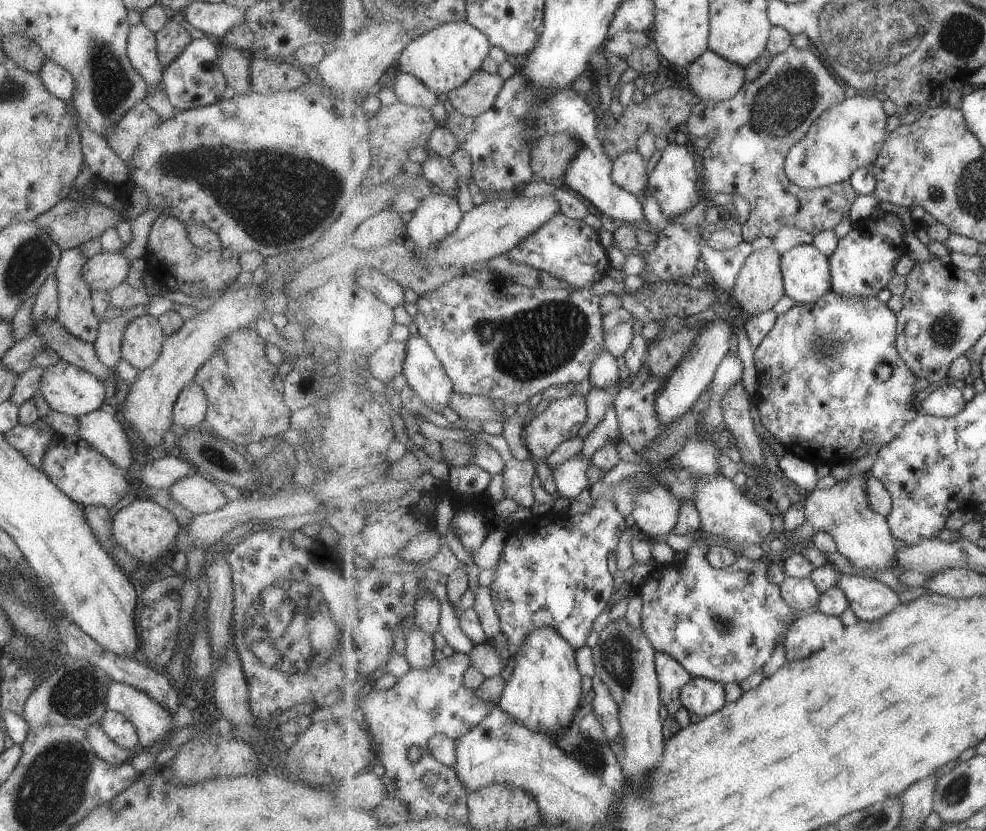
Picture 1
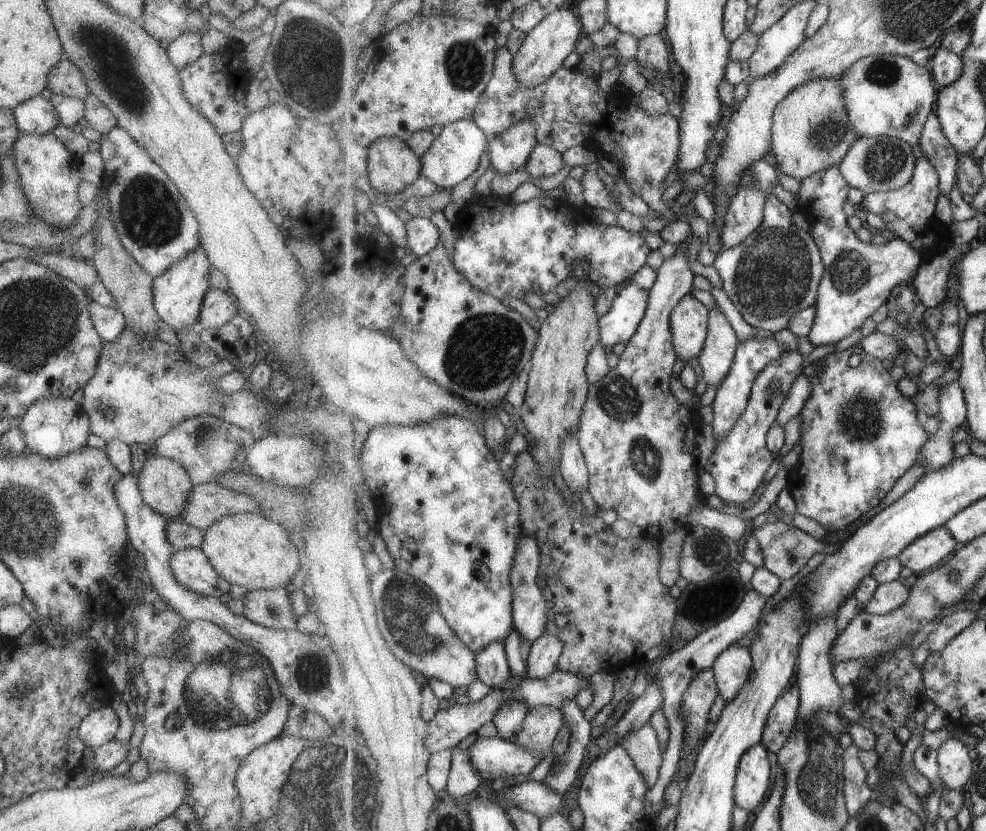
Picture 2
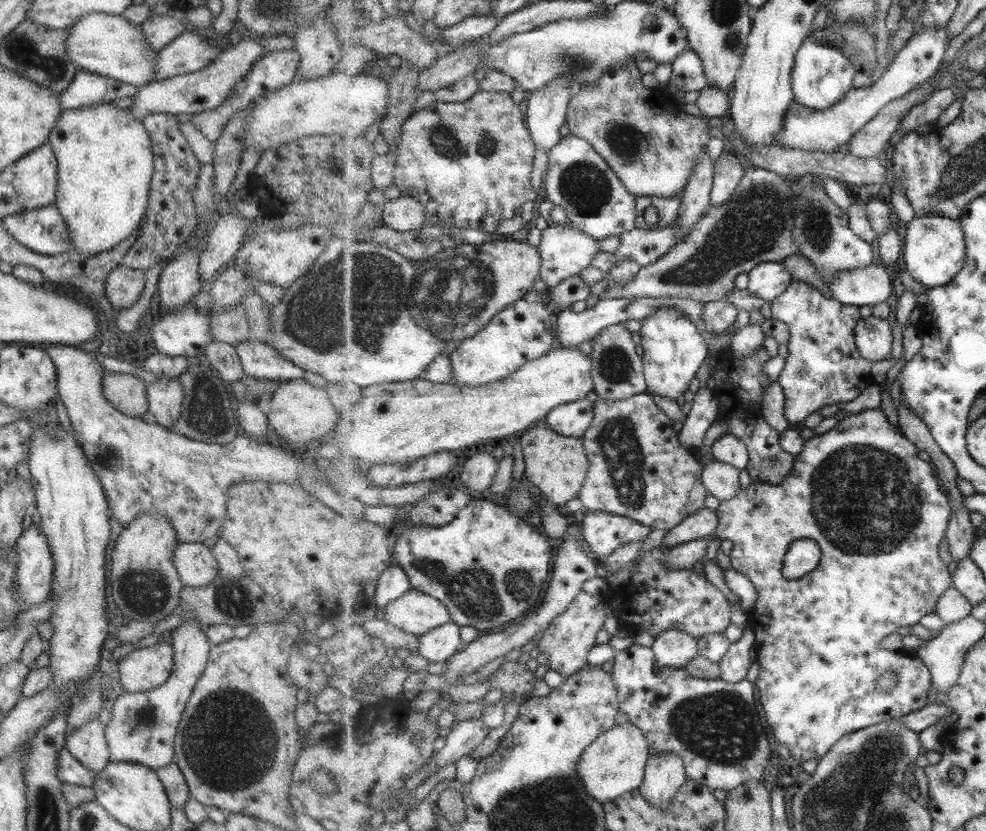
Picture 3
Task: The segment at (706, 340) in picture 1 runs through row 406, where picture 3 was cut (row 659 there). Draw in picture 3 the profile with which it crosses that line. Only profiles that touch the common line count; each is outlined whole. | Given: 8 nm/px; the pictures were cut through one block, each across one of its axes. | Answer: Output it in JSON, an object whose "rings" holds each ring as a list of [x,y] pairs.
{"rings":[[[679,629],[659,633],[652,647],[660,667],[684,669],[699,656],[698,638]]]}

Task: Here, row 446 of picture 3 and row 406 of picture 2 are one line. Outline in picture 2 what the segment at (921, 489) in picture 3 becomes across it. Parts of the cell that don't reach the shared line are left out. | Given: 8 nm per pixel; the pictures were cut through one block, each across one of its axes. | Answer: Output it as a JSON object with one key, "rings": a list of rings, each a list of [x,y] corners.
{"rings":[[[860,345],[848,347],[841,353],[835,351],[825,356],[821,361],[823,361],[822,367],[817,367],[814,362],[809,363],[805,367],[804,375],[809,378],[812,391],[801,414],[802,428],[799,443],[802,446],[802,452],[797,464],[789,471],[788,488],[795,497],[797,512],[799,514],[816,520],[828,533],[838,533],[839,531],[845,531],[847,527],[850,527],[855,521],[862,518],[867,511],[876,508],[882,503],[882,500],[894,490],[895,484],[898,483],[903,474],[913,464],[918,462],[922,448],[926,446],[927,441],[932,436],[921,425],[923,417],[919,416],[918,406],[912,397],[905,397],[899,392],[897,382],[891,378],[887,362],[867,354]]]}

